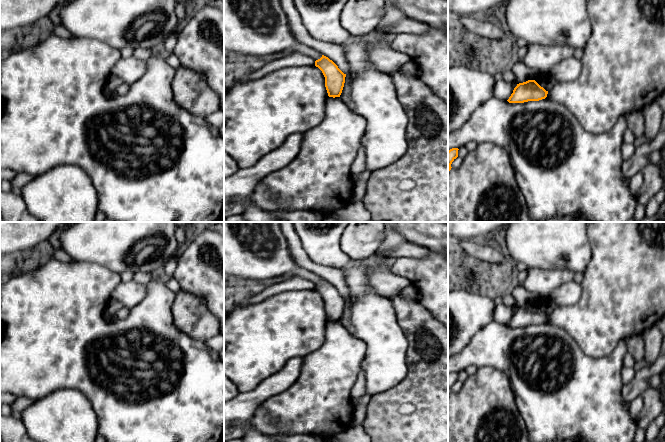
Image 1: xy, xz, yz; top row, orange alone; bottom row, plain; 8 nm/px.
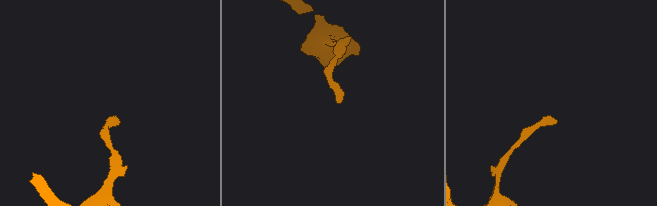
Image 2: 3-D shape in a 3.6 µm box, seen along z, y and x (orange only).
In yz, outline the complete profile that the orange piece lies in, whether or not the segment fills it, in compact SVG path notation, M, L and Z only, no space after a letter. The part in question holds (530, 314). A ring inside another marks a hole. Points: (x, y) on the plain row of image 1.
M528 304L517 308L507 325L509 327L539 325L545 323L547 318L548 315L541 311L535 304Z

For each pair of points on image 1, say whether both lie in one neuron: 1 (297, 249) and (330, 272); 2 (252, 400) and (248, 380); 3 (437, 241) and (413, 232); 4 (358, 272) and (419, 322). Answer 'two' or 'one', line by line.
1: one
2: two
3: one
4: two

